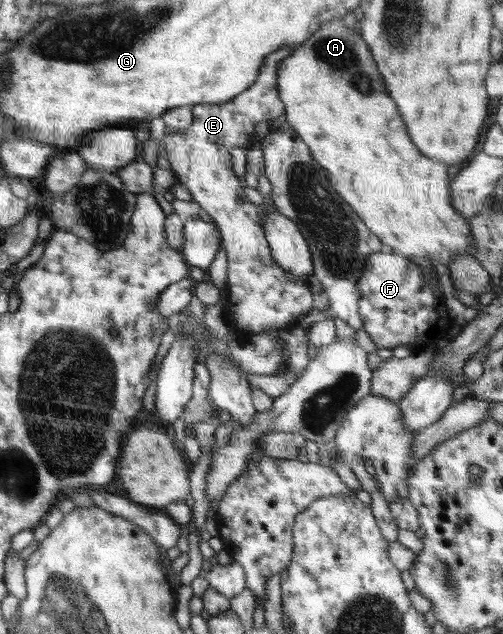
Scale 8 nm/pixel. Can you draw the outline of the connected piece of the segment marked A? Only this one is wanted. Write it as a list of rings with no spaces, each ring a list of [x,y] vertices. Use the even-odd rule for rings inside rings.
[[[341,18],[324,22],[278,66],[277,90],[284,103],[285,121],[309,147],[314,161],[329,173],[331,186],[385,248],[410,259],[436,259],[447,266],[453,255],[469,253],[470,243],[475,243],[470,219],[459,215],[451,204],[448,165],[426,157],[412,143],[361,34],[346,28]]]

